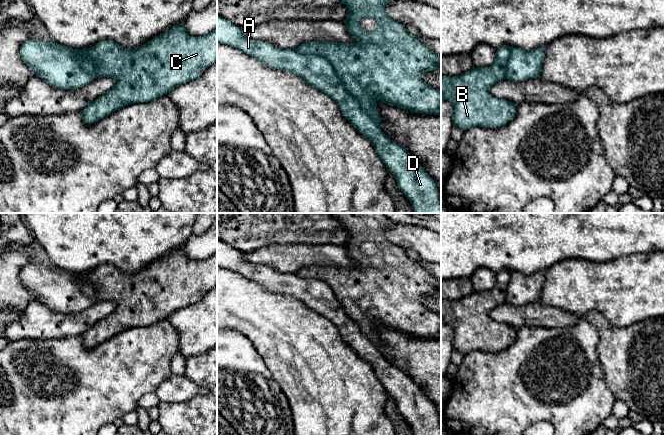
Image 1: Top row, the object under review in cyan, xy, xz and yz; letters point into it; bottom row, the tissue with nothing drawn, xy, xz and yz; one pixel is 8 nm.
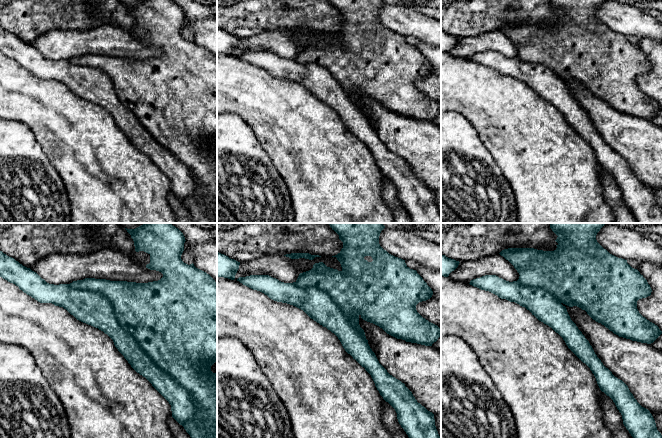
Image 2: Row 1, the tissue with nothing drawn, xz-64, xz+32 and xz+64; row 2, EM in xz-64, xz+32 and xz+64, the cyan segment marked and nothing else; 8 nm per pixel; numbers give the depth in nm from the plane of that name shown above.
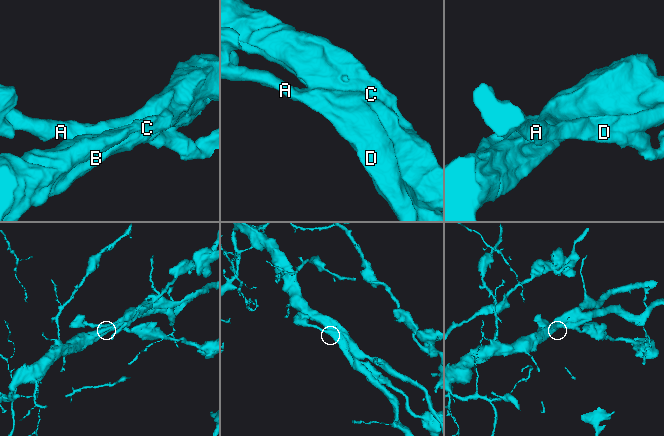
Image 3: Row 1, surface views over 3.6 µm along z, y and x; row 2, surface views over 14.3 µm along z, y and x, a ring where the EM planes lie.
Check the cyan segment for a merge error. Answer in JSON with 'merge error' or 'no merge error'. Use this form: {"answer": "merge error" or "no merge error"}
{"answer": "merge error"}

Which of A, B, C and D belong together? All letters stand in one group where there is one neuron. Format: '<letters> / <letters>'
A D / B C

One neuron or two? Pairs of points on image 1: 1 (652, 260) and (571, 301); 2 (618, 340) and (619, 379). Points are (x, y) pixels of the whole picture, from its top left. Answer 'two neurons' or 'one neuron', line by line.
1: one neuron
2: one neuron

